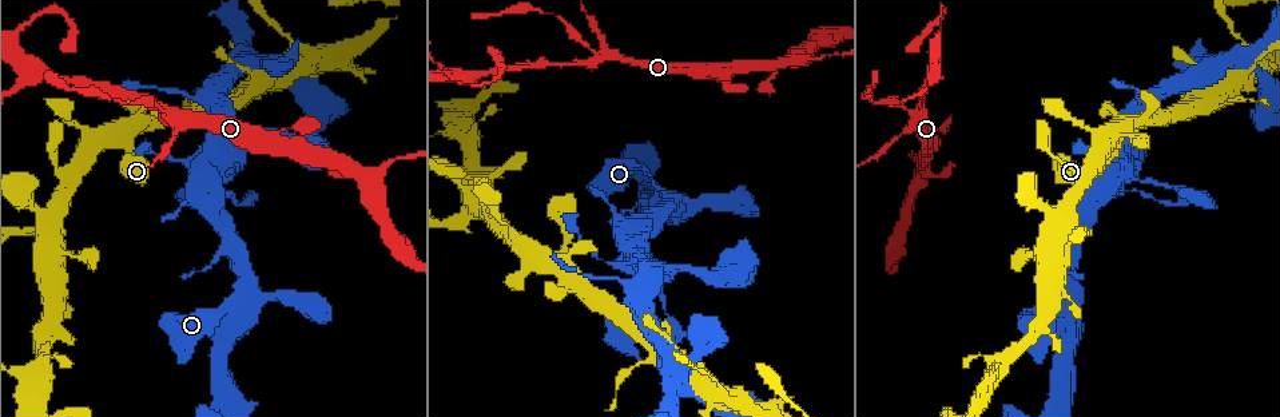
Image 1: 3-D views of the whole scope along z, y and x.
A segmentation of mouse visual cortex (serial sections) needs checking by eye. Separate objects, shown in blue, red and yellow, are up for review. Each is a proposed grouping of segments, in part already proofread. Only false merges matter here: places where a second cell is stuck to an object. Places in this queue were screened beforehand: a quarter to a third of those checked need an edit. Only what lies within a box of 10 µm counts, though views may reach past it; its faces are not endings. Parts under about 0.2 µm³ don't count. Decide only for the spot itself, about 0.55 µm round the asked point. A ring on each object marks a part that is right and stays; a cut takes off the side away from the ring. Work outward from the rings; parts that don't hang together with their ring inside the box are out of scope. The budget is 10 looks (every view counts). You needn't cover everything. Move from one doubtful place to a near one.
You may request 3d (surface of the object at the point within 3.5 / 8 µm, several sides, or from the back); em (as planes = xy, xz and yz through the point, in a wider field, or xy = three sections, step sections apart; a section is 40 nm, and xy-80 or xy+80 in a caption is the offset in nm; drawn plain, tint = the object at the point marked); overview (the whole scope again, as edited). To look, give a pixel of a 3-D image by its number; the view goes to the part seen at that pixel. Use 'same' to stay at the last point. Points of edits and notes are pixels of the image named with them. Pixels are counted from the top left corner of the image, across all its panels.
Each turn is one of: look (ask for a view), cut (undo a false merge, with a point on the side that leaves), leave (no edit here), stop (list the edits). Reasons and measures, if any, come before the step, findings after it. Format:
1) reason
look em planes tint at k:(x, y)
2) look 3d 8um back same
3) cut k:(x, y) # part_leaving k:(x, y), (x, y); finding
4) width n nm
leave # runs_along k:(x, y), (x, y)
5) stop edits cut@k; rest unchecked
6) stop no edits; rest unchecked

a fork
look 3d 8um at 1:(184, 123)

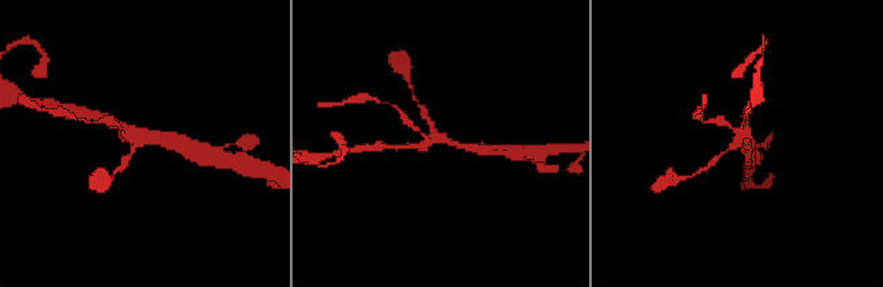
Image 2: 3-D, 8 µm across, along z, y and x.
now the EM
look em planes tint same

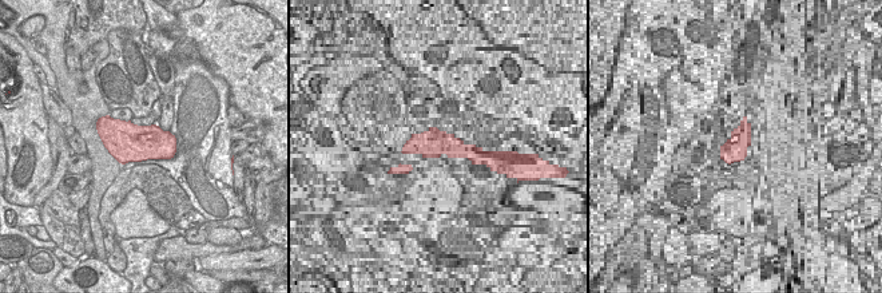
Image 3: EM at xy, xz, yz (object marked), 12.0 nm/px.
leave # all the same cell

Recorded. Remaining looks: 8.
look 3d 8um at 1:(788, 58)

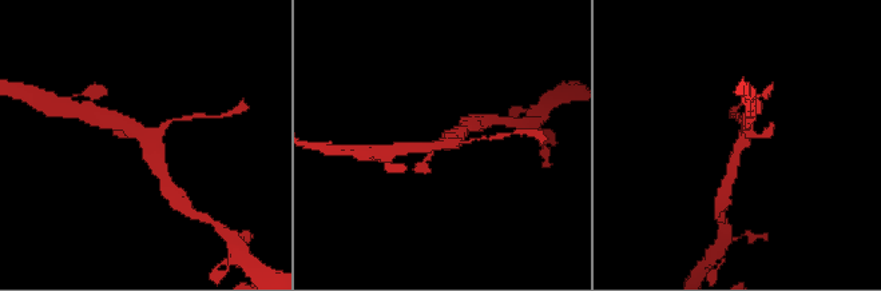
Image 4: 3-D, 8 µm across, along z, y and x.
look em xy step 2 tint same

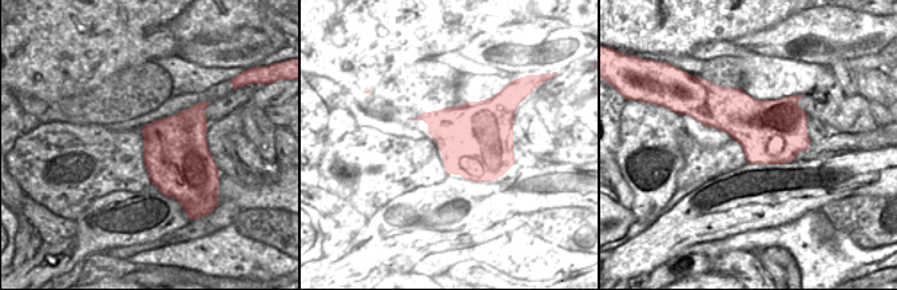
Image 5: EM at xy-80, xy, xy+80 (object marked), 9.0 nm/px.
width 650 nm
leave # runs_along 4:(112, 119), (147, 142), (161, 172); one cell here

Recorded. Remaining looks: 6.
sudden change in width
look 3d 3.5um at 1:(35, 70)

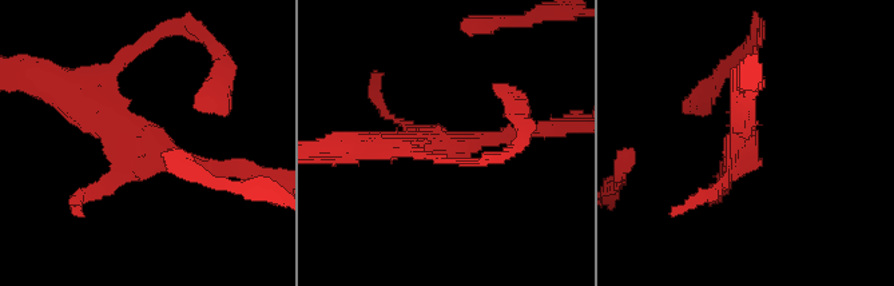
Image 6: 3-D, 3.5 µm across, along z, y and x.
arms 3; arm_widths 100, 200, 300 nm; now the EM
look em planes tint at 6:(441, 147)

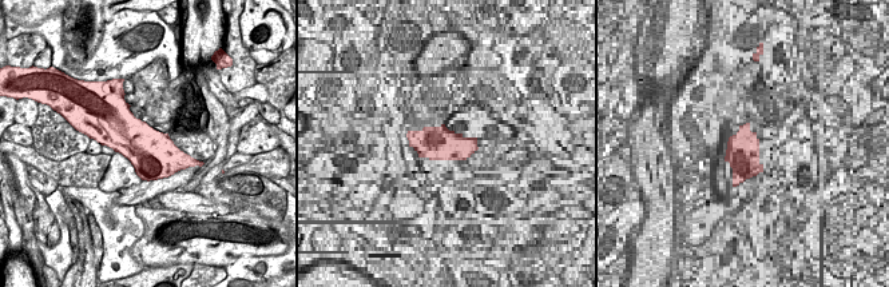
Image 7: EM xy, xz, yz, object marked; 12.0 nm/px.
look em xy step 1 tint same

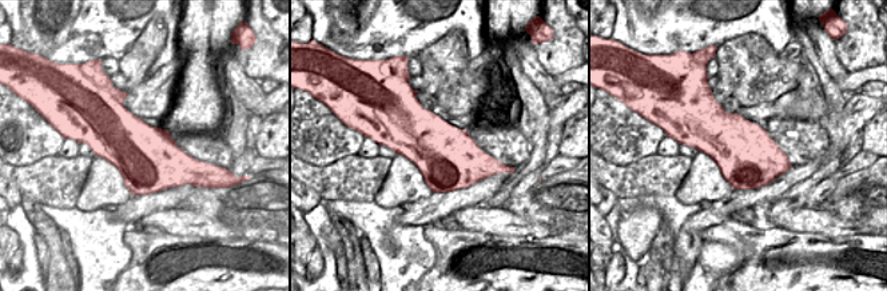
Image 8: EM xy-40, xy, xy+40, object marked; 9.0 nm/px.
leave # runs_along 6:(226, 169), (102, 127), (98, 87); one cell here

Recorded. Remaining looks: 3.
abrupt turn
look 3d 8um at 1:(997, 372)

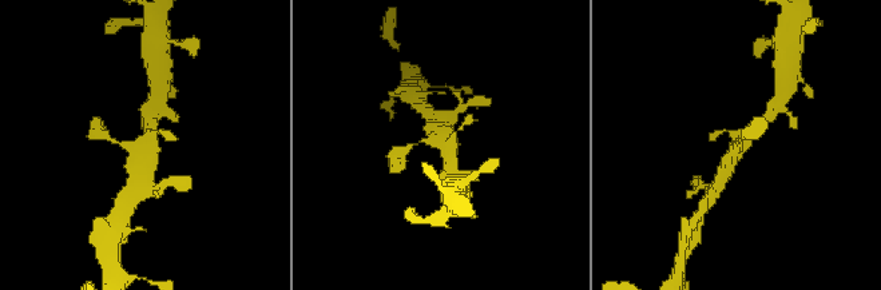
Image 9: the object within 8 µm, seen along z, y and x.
look em xy step 3 tint same

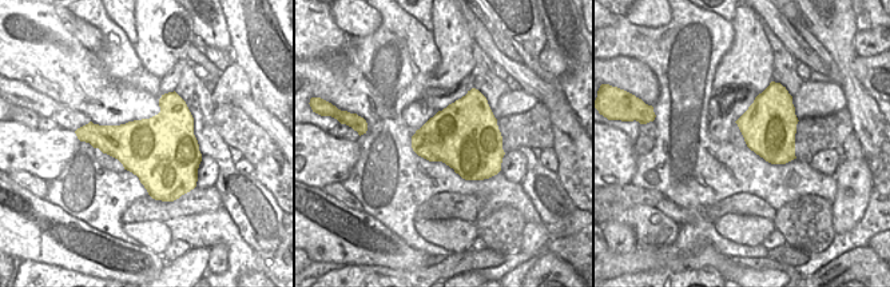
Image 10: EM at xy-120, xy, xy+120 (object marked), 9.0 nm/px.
leave # continuous, no second cell

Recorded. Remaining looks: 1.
stop no edits; rest unchecked

